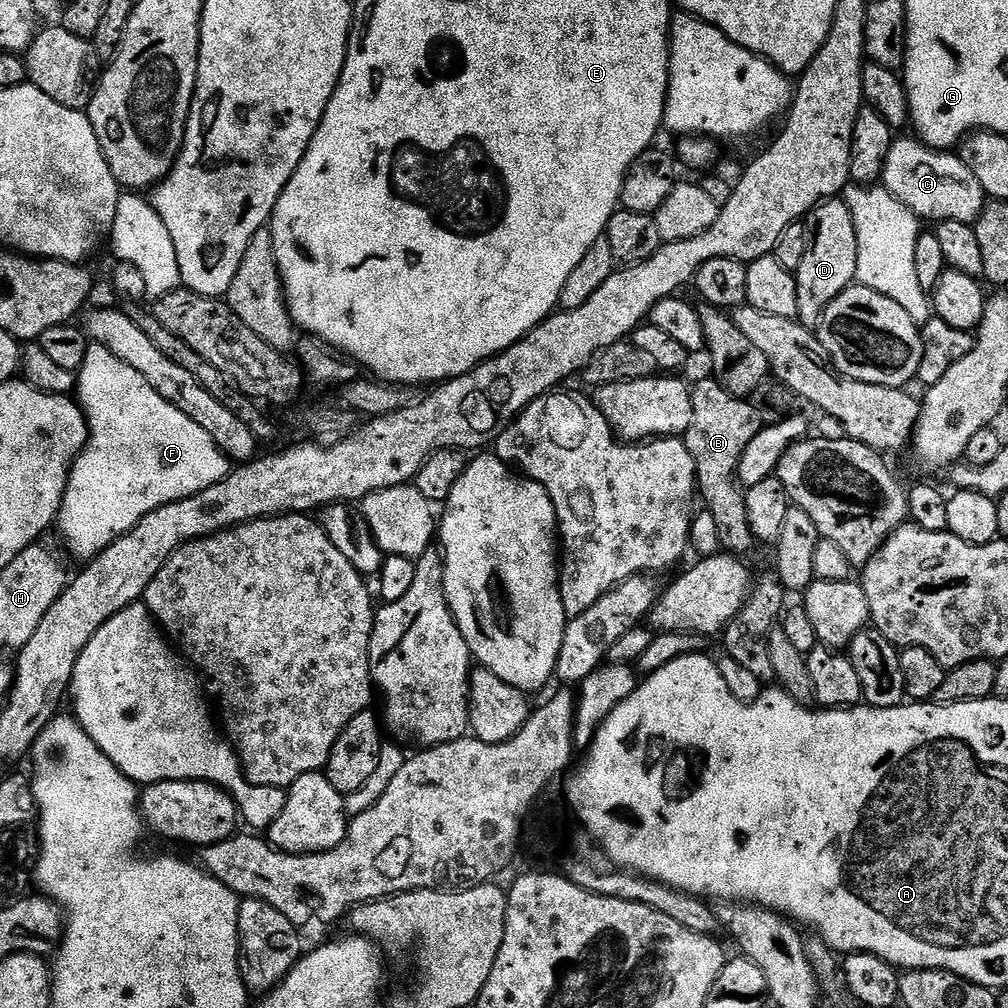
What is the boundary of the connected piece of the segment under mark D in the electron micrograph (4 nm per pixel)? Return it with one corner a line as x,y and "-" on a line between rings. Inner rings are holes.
843,199
825,200
812,209
806,217
810,237
808,249
802,257
802,266
795,272
798,286
798,314
796,319
804,328
819,329
826,306
838,298
847,288
853,287
858,270
858,234
854,230
854,218

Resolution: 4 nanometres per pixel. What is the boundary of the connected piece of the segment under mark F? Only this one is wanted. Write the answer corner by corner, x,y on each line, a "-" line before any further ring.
93,343
86,354
86,362
82,362
78,373
79,392
78,403
83,408
84,415
88,417
88,444
83,452
77,456
75,464
72,465
72,472
68,475
66,494
58,517
58,529
60,528
61,534
64,535
69,550
80,559
80,562
87,562
102,550
106,550
106,546
110,546
110,542
122,538
122,534
126,534
131,528
138,526
138,522
142,522
142,518
146,518
146,514
150,514
150,510
158,510
158,506
163,504
178,502
182,498
190,498
194,494
214,486
214,482
228,476
230,471
229,457
216,444
214,438
210,438
210,434
206,434
206,430
202,430
202,426
198,426
198,422
189,418
178,405
162,398
162,394
158,394
158,390
154,390
154,386
150,386
150,382
146,382
146,378
134,366
130,366
122,358
118,358
113,352
106,350
101,344

